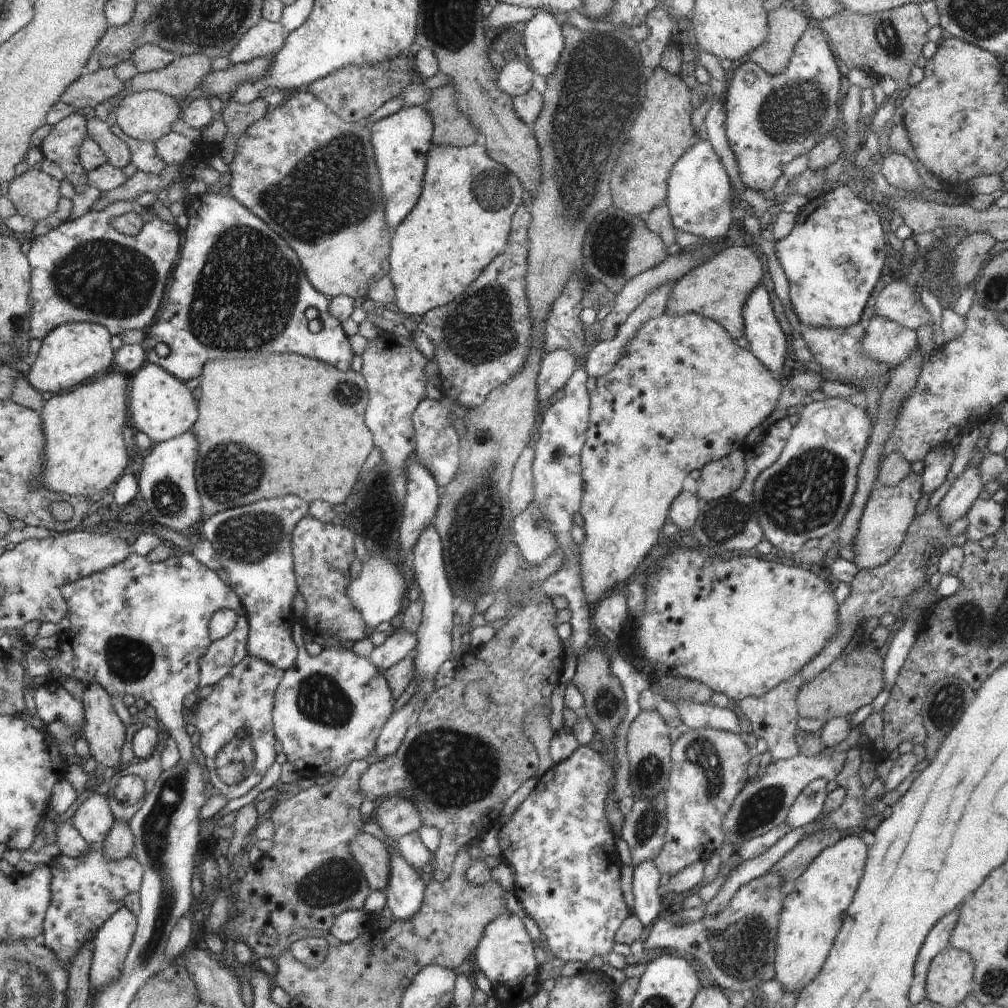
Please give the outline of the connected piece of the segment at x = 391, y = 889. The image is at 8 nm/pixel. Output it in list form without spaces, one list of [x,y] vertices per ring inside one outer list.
[[[386,844],[389,850],[389,879],[384,888],[388,908],[394,920],[409,919],[418,912],[424,896],[424,881],[413,866],[400,854],[396,847]]]

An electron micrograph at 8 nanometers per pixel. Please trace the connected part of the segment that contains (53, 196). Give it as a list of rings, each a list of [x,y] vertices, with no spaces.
[[[30,168],[10,181],[7,196],[14,203],[18,215],[28,215],[35,222],[57,211],[60,181],[42,170]]]

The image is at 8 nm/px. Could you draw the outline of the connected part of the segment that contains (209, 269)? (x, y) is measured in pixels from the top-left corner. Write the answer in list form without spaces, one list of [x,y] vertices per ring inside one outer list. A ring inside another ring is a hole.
[[[225,191],[214,193],[208,192],[196,195],[193,199],[186,200],[188,206],[185,208],[185,214],[188,216],[188,225],[184,232],[184,244],[180,249],[180,259],[174,272],[172,272],[172,282],[170,282],[170,292],[168,292],[168,306],[164,308],[163,312],[160,312],[158,316],[158,322],[151,324],[145,335],[143,346],[145,349],[146,363],[154,363],[160,368],[166,370],[166,372],[172,373],[172,376],[179,378],[182,382],[188,382],[192,378],[198,378],[201,376],[203,366],[208,361],[228,358],[252,358],[256,354],[274,354],[274,353],[296,353],[308,358],[313,358],[326,364],[334,366],[342,372],[350,370],[350,364],[354,354],[350,348],[348,337],[342,329],[342,325],[333,316],[328,314],[327,308],[329,305],[329,298],[326,298],[321,292],[318,292],[306,278],[301,267],[298,255],[290,248],[289,244],[286,244],[274,230],[270,230],[258,216],[253,212],[250,212],[238,199],[232,198],[226,194]],[[308,308],[316,308],[318,310],[320,322],[323,324],[320,332],[313,334],[308,329],[308,319],[304,315],[304,312]],[[156,344],[166,344],[170,349],[170,353],[166,357],[160,357],[154,351]]]

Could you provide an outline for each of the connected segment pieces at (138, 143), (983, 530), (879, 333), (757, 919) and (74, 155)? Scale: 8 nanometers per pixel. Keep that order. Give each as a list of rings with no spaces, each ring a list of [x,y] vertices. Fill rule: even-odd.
[[[118,123],[110,128],[110,131],[128,145],[131,154],[131,162],[139,171],[162,175],[166,168],[166,162],[156,154],[155,143],[146,140],[133,139],[118,126]]]
[[[977,498],[966,513],[968,539],[980,541],[988,535],[994,535],[1002,528],[1005,519],[1004,505],[999,505],[993,499]]]
[[[875,314],[870,320],[869,327],[865,329],[862,348],[879,363],[895,367],[904,362],[918,344],[915,330]]]
[[[766,873],[748,885],[744,885],[734,895],[730,904],[714,917],[707,917],[699,921],[675,926],[672,921],[672,914],[665,912],[665,914],[656,919],[655,922],[647,929],[642,941],[638,946],[638,950],[680,950],[680,952],[688,952],[692,954],[696,960],[705,969],[706,973],[711,977],[714,984],[722,990],[731,992],[743,992],[748,995],[749,993],[756,993],[758,986],[762,981],[769,981],[774,979],[774,961],[775,961],[775,948],[777,939],[777,928],[779,925],[779,912],[783,900],[789,889],[783,878],[776,873]]]
[[[72,113],[51,128],[38,148],[41,153],[58,164],[73,184],[78,194],[86,192],[90,187],[87,179],[87,170],[79,161],[79,148],[87,137],[87,126],[84,115]]]

